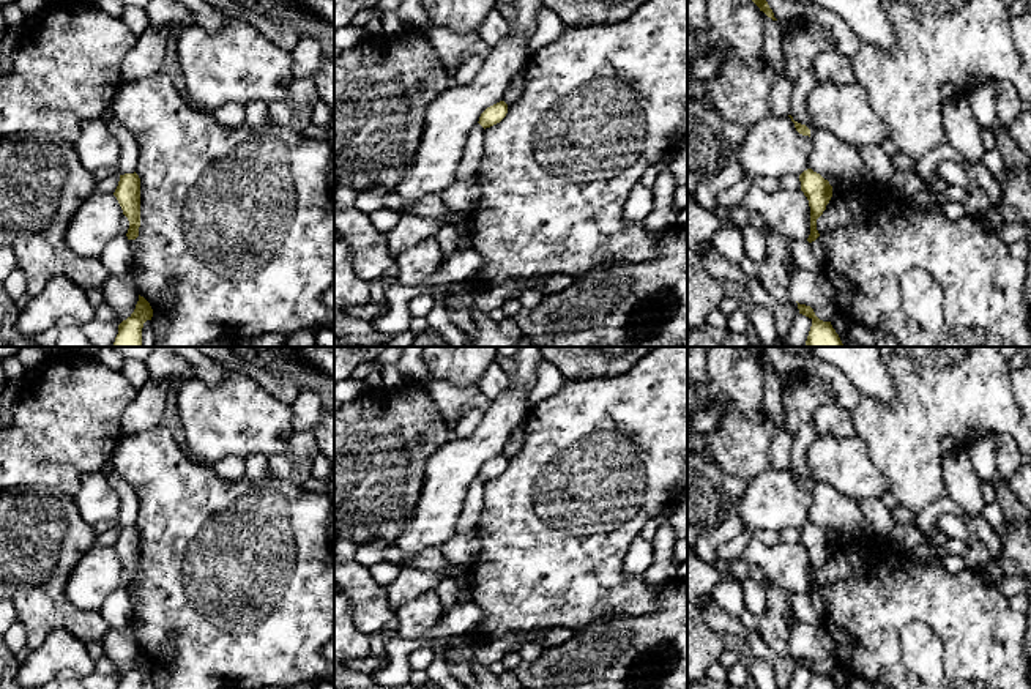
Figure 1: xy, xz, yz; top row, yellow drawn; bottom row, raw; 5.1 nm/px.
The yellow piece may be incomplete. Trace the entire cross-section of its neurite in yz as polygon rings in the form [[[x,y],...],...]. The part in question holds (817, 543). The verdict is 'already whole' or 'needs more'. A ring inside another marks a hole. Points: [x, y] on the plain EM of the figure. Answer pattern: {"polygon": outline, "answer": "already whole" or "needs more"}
{"polygon": [[[812,522],[804,523],[799,528],[801,544],[809,553],[810,560],[810,588],[807,591],[809,596],[815,594],[820,587],[817,583],[817,572],[826,563],[832,550],[832,539],[828,533],[824,533],[820,527],[813,525]]], "answer": "already whole"}

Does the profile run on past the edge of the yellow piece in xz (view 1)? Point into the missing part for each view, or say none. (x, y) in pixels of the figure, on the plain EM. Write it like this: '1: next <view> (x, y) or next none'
1: next none

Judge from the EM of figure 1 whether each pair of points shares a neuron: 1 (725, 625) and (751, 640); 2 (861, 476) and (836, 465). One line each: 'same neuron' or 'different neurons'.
1: same neuron
2: same neuron

